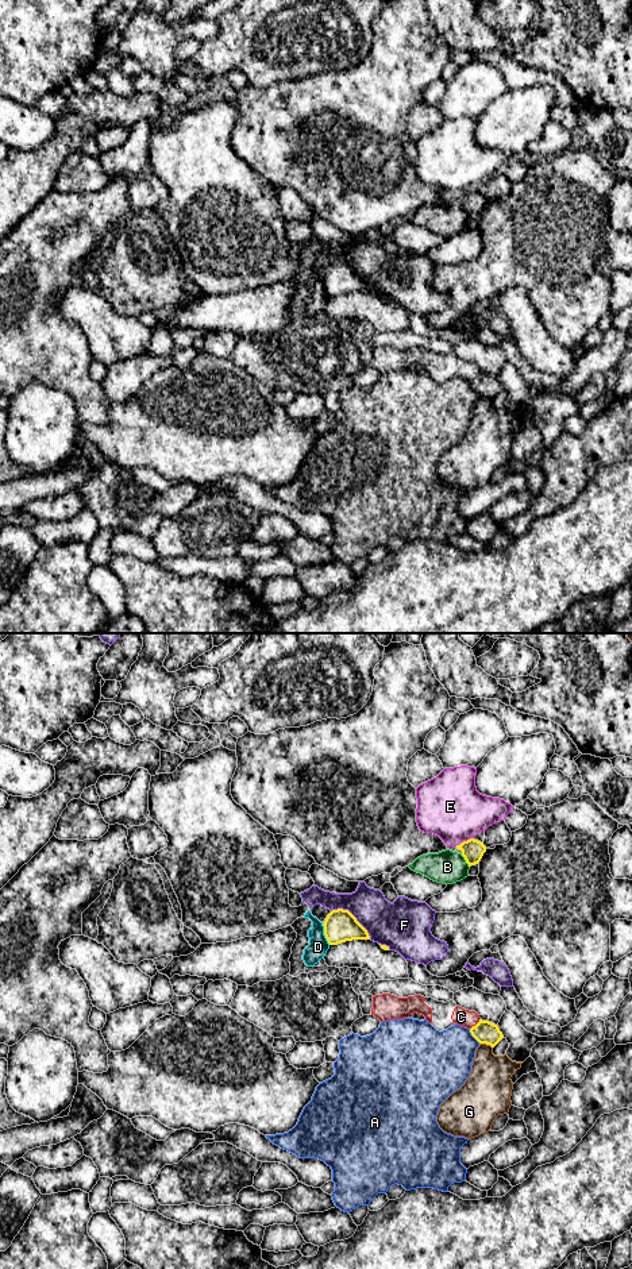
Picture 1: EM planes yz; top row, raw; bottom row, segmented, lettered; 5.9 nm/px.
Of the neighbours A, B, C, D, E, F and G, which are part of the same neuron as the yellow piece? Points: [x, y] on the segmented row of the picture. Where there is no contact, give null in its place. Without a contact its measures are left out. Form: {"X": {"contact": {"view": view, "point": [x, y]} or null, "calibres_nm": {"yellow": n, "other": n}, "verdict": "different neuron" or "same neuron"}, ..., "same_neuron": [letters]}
{"A": {"contact": {"view": "yz", "point": [473, 1036]}, "calibres_nm": {"yellow": 140, "other": 360}, "verdict": "different neuron"}, "B": {"contact": {"view": "yz", "point": [466, 861]}, "calibres_nm": {"yellow": 130, "other": 200}, "verdict": "different neuron"}, "C": {"contact": {"view": "yz", "point": [477, 1023]}, "calibres_nm": {"yellow": 140, "other": 100}, "verdict": "different neuron"}, "D": {"contact": {"view": "yz", "point": [324, 934]}, "calibres_nm": {"yellow": 190, "other": 120}, "verdict": "different neuron"}, "E": {"contact": {"view": "yz", "point": [467, 840]}, "calibres_nm": {"yellow": 130, "other": 380}, "verdict": "different neuron"}, "F": {"contact": {"view": "yz", "point": [354, 917]}, "calibres_nm": {"yellow": 190, "other": 260}, "verdict": "different neuron"}, "G": {"contact": {"view": "yz", "point": [486, 1044]}, "calibres_nm": {"yellow": 140, "other": 260}, "verdict": "different neuron"}, "same_neuron": []}

